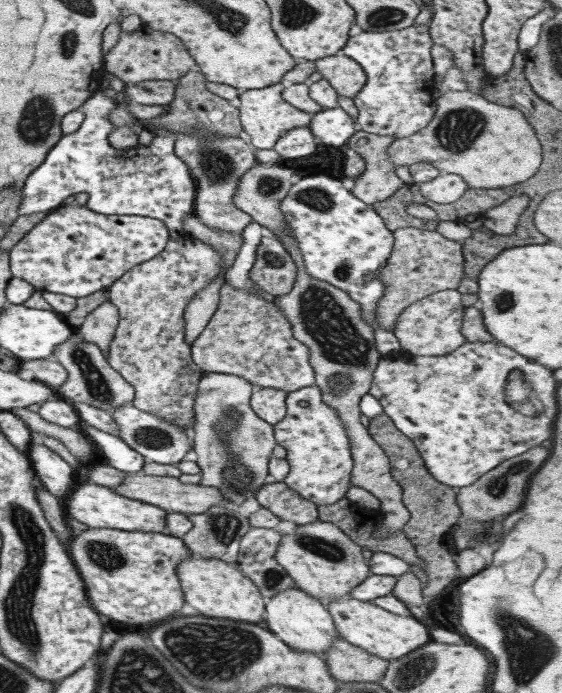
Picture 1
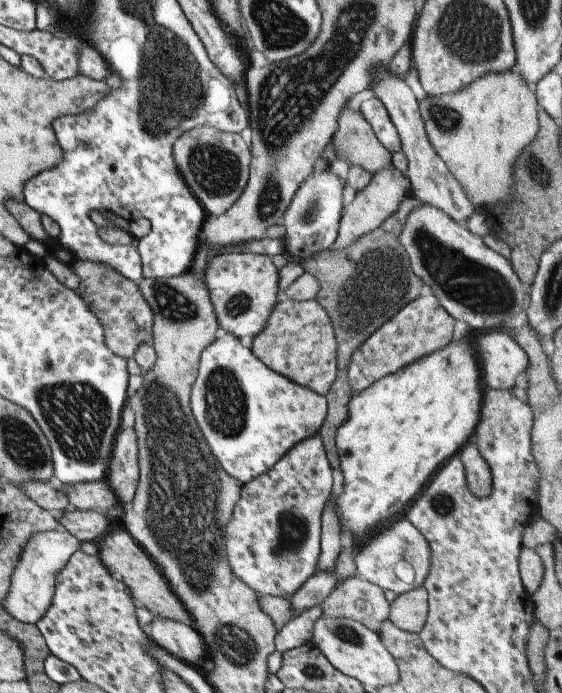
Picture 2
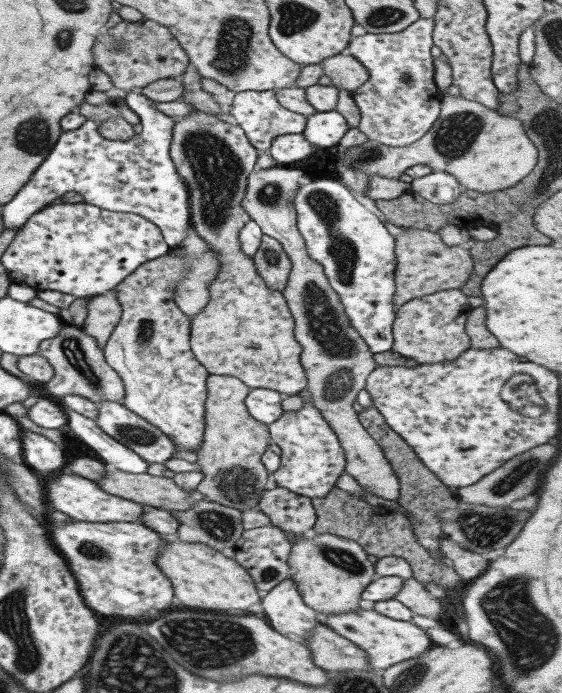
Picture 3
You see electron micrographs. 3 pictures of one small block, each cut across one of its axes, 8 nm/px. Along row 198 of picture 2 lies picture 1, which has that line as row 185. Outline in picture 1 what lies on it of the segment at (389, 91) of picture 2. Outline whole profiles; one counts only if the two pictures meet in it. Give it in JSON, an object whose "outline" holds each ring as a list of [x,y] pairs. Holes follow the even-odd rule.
{"outline":[[[441,173],[434,180],[420,182],[418,186],[427,199],[438,204],[455,203],[470,187],[461,176],[454,173]]]}

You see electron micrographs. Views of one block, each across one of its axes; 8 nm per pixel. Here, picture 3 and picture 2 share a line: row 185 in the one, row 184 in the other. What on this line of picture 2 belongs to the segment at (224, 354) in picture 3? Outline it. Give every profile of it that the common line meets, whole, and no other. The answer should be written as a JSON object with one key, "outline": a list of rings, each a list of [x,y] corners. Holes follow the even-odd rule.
{"outline":[[[198,126],[174,142],[174,164],[208,216],[226,212],[248,184],[252,155],[250,143],[240,133],[225,133],[214,127]]]}

